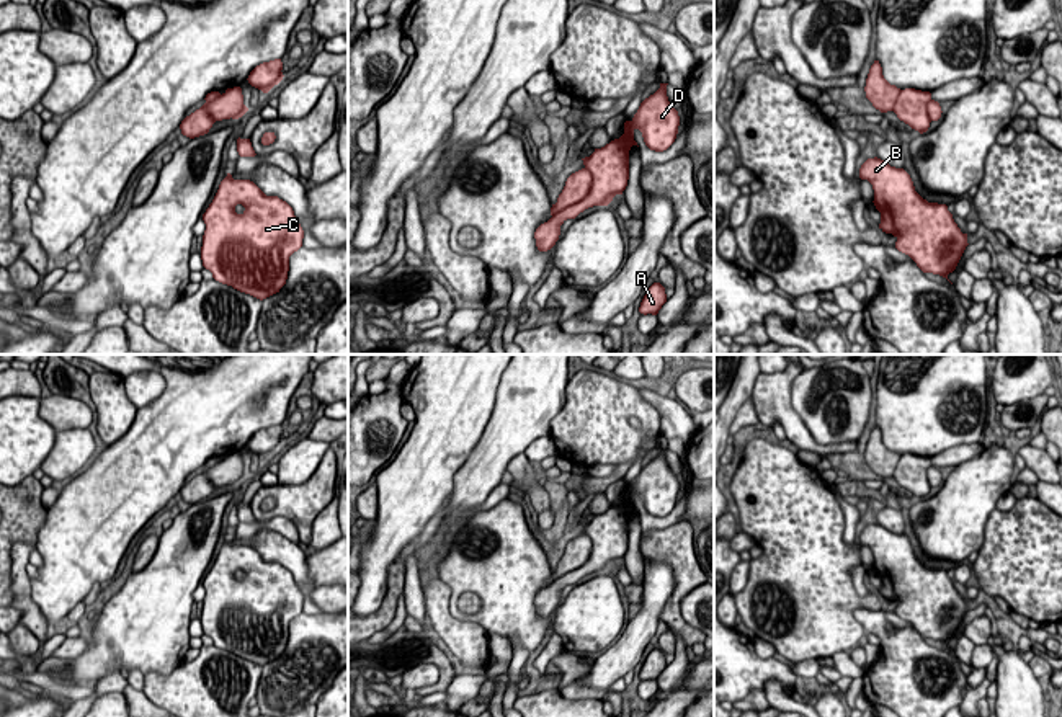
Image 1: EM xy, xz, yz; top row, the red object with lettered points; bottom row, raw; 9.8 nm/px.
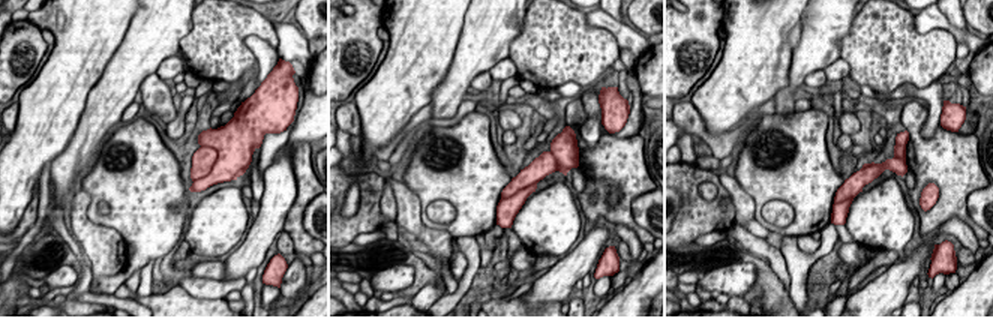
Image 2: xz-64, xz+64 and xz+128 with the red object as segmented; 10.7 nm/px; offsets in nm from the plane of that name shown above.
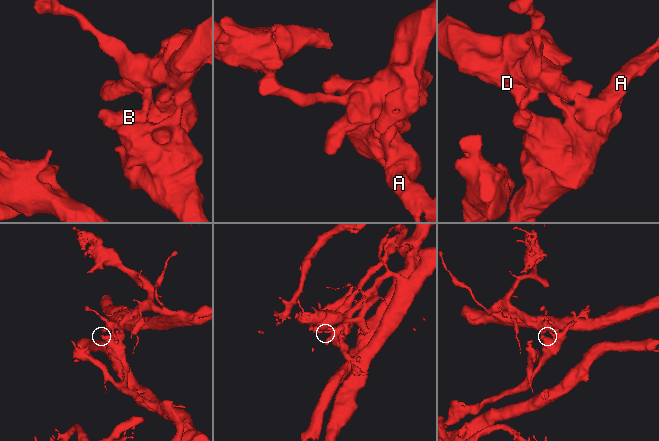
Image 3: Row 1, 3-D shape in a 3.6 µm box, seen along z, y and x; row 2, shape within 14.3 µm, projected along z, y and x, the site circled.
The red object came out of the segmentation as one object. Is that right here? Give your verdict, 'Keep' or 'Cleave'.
Cleave

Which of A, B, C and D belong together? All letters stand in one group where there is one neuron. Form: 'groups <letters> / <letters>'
groups A B C / D

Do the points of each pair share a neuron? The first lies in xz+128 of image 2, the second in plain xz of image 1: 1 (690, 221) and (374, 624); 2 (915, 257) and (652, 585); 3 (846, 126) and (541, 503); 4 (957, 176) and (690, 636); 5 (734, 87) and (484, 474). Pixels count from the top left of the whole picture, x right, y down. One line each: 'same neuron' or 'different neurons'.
1: same neuron
2: same neuron
3: same neuron
4: same neuron
5: different neurons

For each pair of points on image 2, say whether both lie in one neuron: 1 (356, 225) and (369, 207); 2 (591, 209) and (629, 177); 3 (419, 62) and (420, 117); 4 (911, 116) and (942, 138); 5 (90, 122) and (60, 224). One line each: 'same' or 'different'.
1: same
2: same
3: different
4: same
5: different

